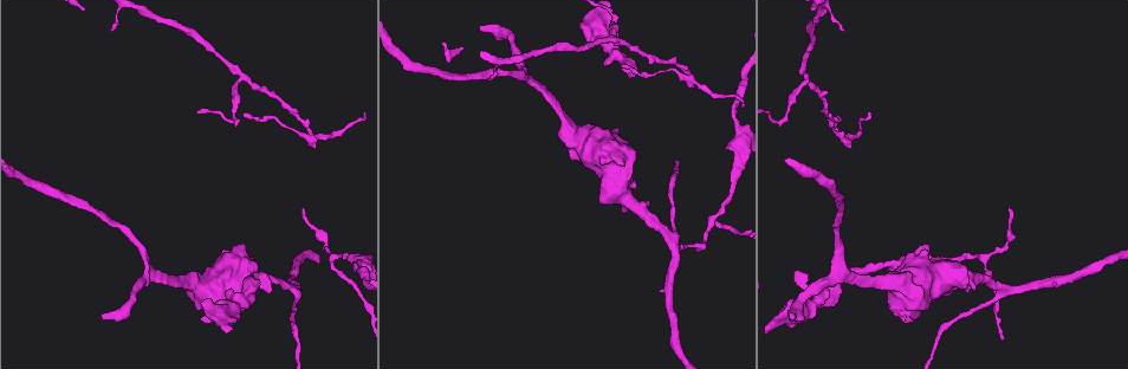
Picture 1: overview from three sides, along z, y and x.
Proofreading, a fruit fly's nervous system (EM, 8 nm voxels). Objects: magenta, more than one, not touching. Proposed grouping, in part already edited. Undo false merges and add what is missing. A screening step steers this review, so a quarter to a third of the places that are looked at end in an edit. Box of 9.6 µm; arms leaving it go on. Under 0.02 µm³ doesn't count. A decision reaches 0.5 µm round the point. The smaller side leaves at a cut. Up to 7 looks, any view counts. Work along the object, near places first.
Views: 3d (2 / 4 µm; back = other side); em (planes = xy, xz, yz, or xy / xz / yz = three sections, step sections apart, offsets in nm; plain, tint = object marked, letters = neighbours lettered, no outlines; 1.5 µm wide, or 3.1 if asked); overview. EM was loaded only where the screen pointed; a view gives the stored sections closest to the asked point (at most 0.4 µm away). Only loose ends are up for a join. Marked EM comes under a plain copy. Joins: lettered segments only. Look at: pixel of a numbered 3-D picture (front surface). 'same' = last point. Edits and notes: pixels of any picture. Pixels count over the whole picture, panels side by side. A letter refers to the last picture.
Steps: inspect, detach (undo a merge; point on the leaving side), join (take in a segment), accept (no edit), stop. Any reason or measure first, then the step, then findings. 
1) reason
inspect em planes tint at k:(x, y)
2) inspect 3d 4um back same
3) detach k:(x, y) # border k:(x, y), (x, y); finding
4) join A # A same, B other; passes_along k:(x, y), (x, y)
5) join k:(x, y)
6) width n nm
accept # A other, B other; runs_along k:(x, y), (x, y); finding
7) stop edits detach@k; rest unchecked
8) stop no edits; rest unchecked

thick turns thin
inspect 3d 4um at 1:(737, 127)

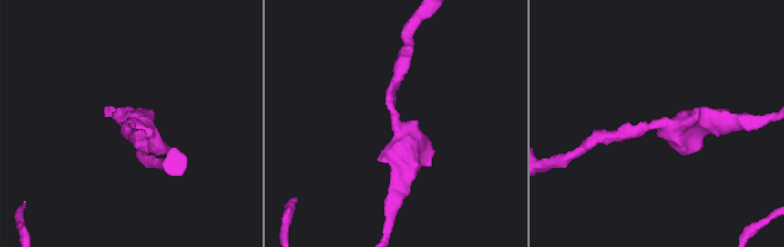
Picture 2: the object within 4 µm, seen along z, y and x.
arm_widths 170, 280 nm
inspect em yz step 4 tint at 2:(133, 124)

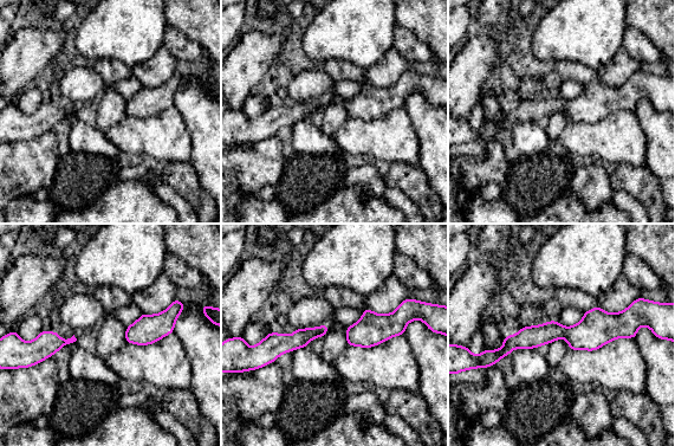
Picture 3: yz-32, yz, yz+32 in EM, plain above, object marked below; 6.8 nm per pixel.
cut it another way
inspect em planes letters same

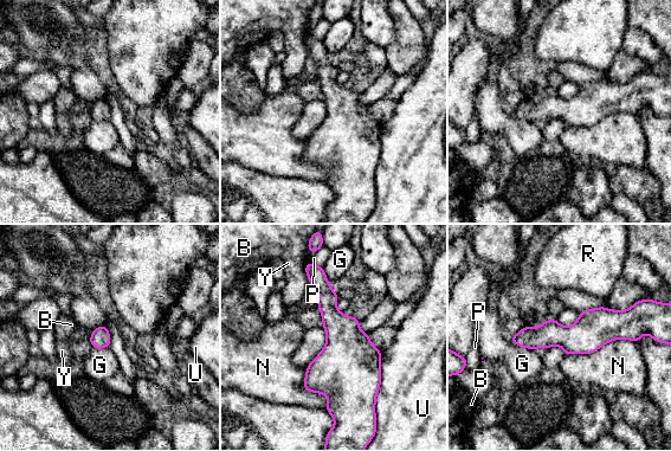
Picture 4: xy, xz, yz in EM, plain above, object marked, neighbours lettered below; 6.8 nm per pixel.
accept # B other, G other, N other, P other, R other, U other, Y other; runs_along 4:(632, 332), (515, 339); one cell here

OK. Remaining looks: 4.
inspect em planes letters at 1:(256, 280)

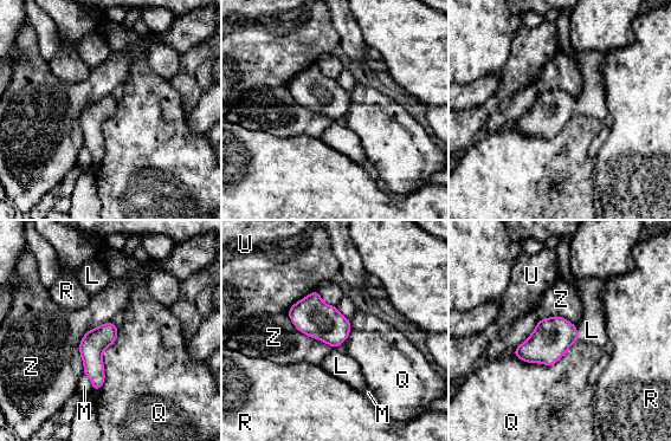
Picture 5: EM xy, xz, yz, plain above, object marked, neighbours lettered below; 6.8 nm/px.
width 160 nm
join 5:(592, 330) # L same, M other, Q other, R other, U other, Z other; passes_along 5:(552, 337), (576, 334), (592, 330); it goes on there

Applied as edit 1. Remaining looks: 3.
free end
inspect 3d 2um at 1:(579, 26)

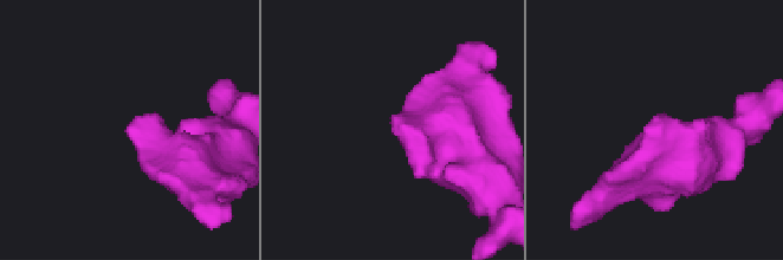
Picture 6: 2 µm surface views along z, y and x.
need the tissue
inspect em planes letters at 6:(393, 119)

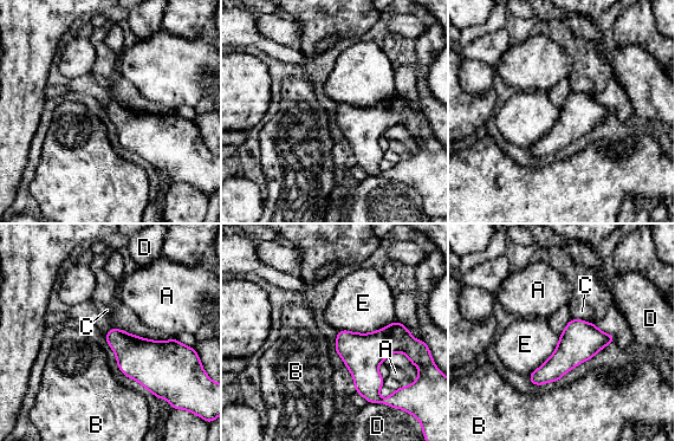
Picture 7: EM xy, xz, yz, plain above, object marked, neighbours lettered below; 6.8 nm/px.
longest_contact E 400 nm
accept # A other, B other, C other, D other, E other; border 7:(395, 320), (369, 332), (339, 331); none of them fits

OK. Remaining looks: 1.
stop edits join@5; rest unchecked

